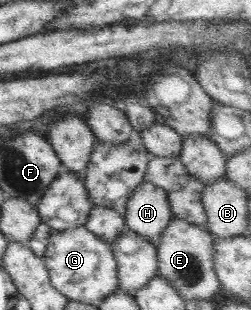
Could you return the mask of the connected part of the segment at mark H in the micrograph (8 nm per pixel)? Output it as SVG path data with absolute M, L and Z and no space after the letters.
M143 180L128 198L125 208L126 228L144 236L157 247L172 216L167 192Z

